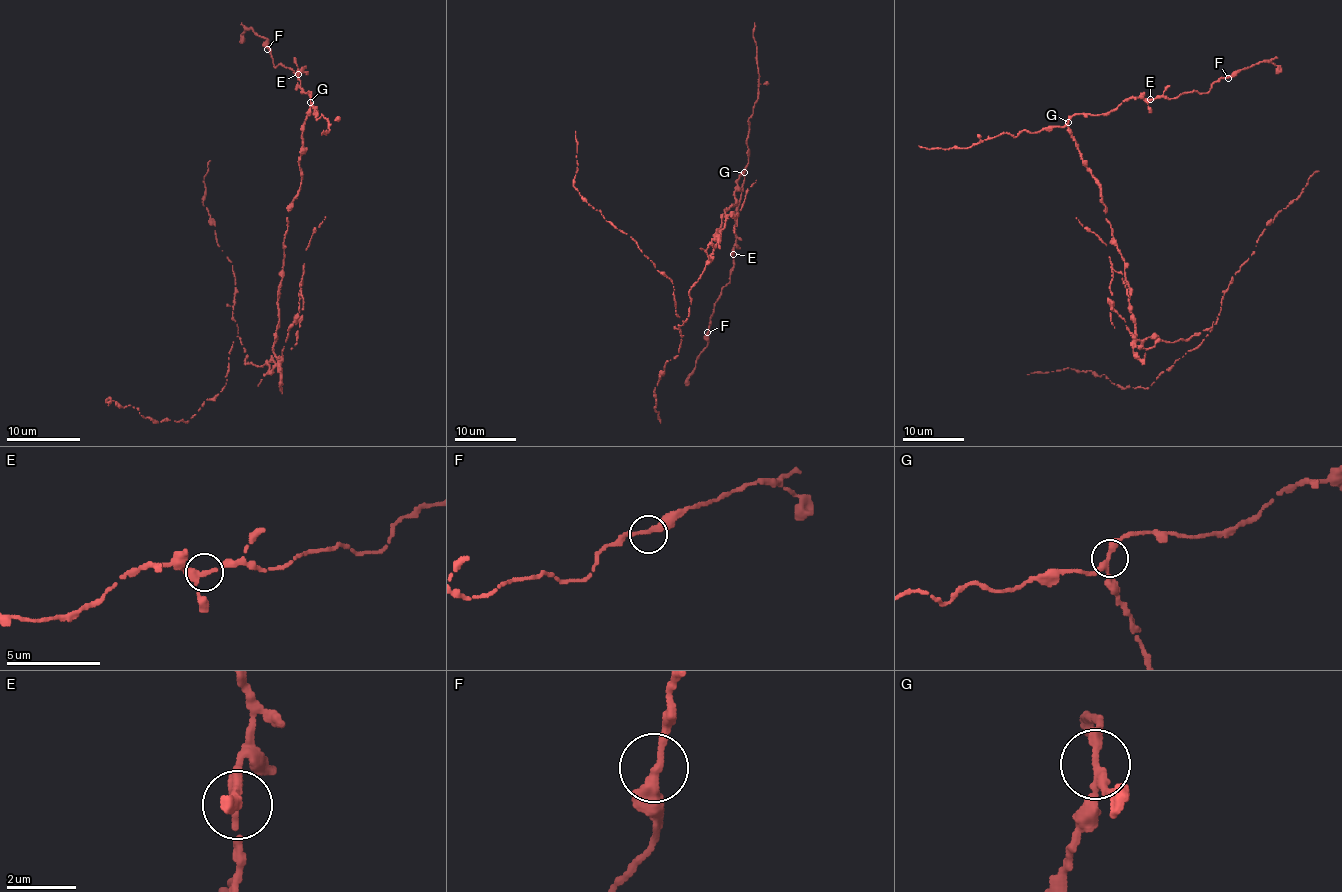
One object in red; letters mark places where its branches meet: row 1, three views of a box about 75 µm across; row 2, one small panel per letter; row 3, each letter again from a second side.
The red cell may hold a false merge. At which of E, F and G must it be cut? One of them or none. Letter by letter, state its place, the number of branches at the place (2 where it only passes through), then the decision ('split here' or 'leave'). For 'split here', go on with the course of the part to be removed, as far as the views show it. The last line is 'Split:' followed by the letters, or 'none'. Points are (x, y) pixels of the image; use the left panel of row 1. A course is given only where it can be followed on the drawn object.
E: at (298, 74); 3 branches meet; leave
F: at (267, 49); 2 branches meet; leave
G: at (310, 102); 3 branches meet; split here; foreign part runs (311, 102), (287, 211), (278, 363), (245, 363), (234, 343), (224, 387), (186, 422), (108, 405)
Split: G

